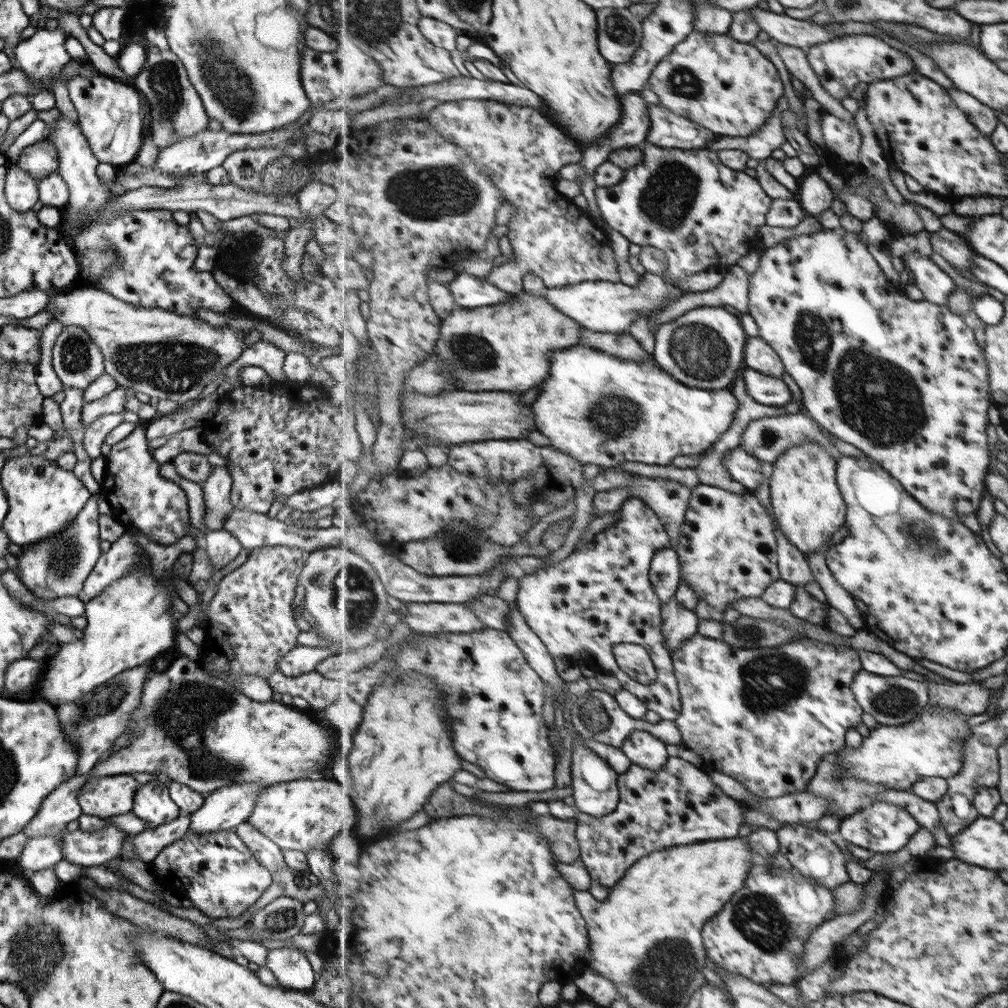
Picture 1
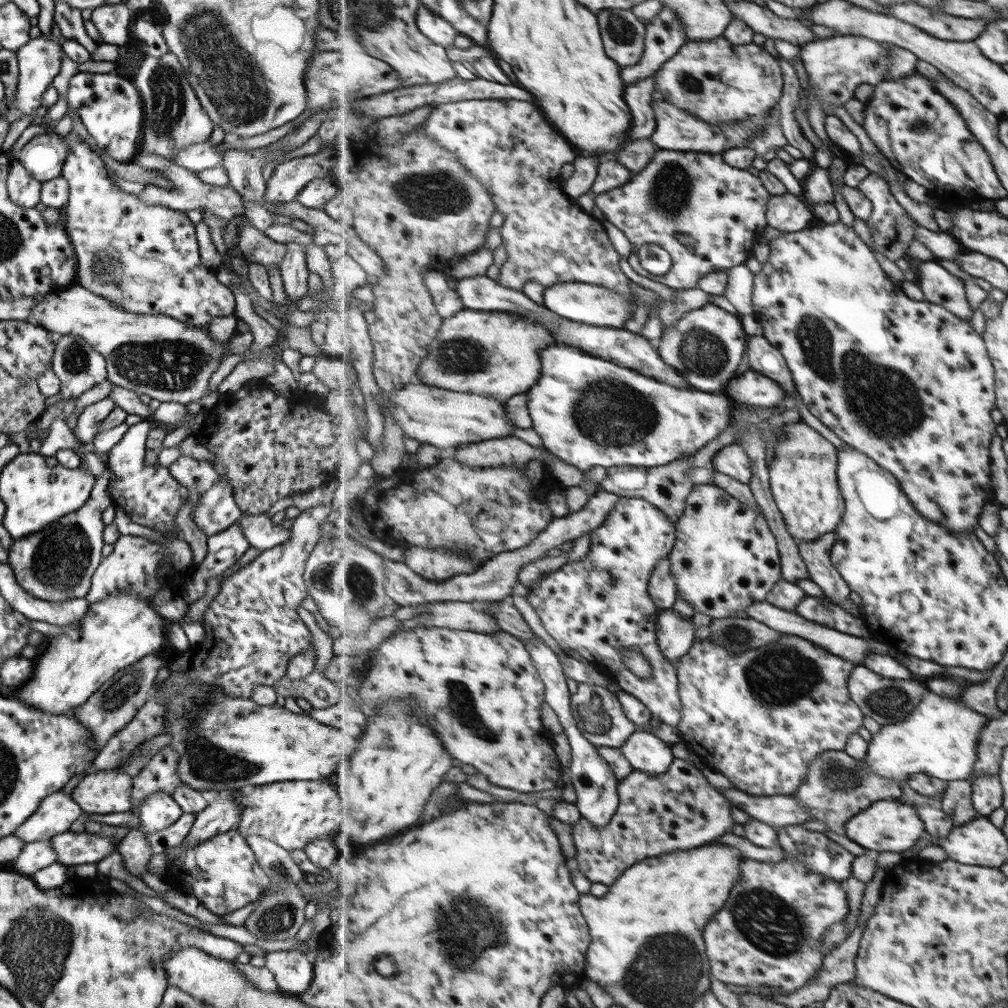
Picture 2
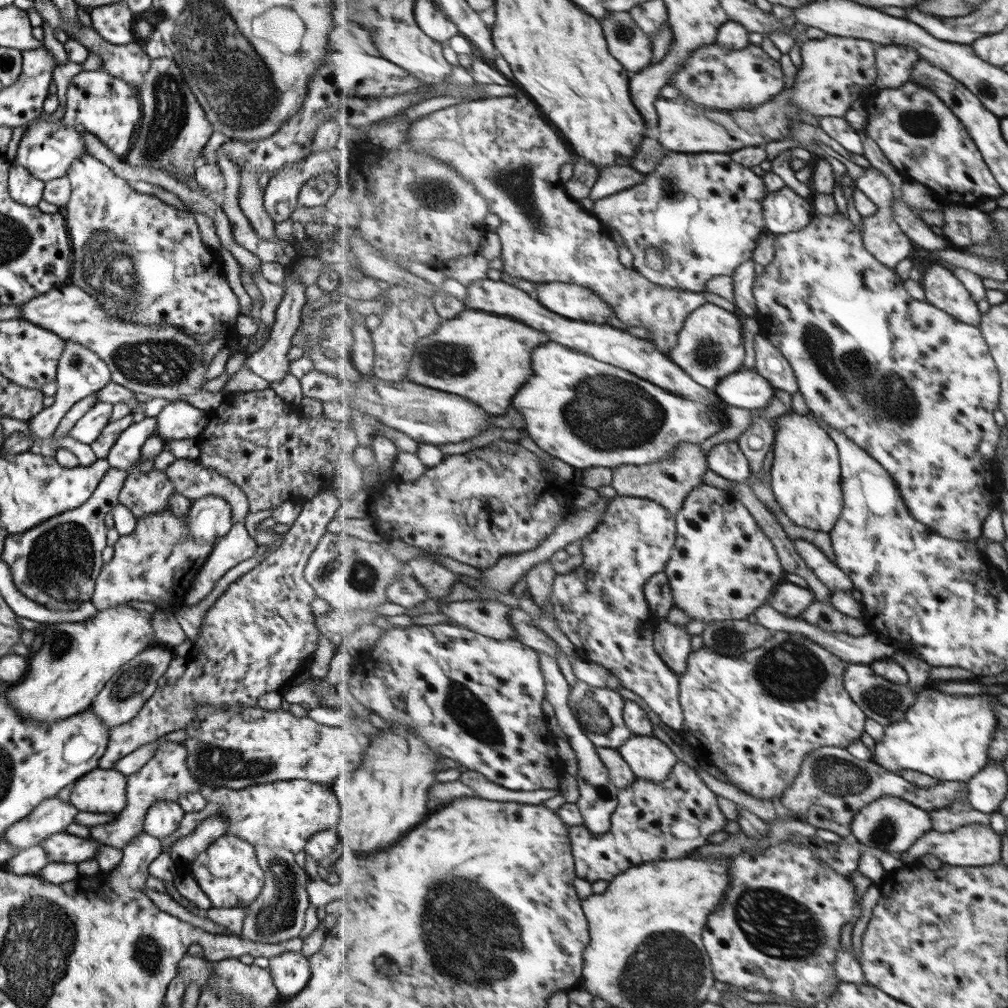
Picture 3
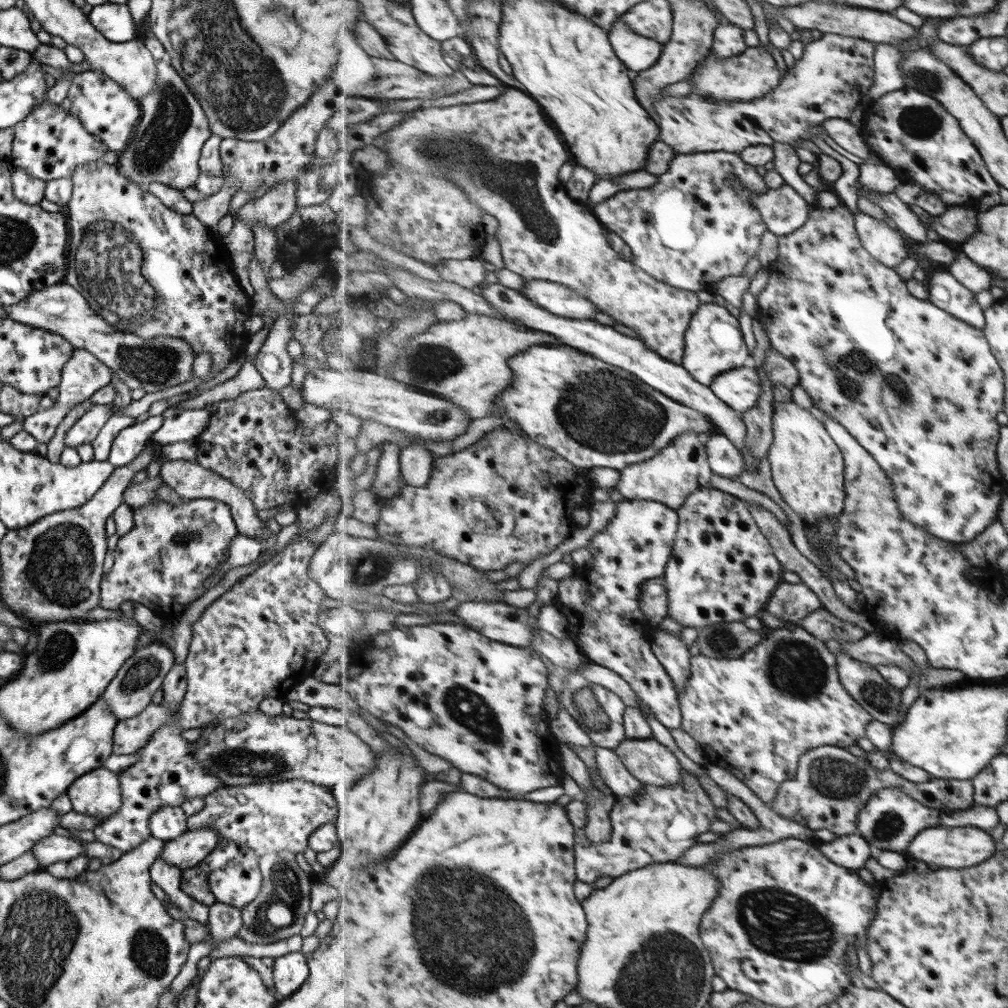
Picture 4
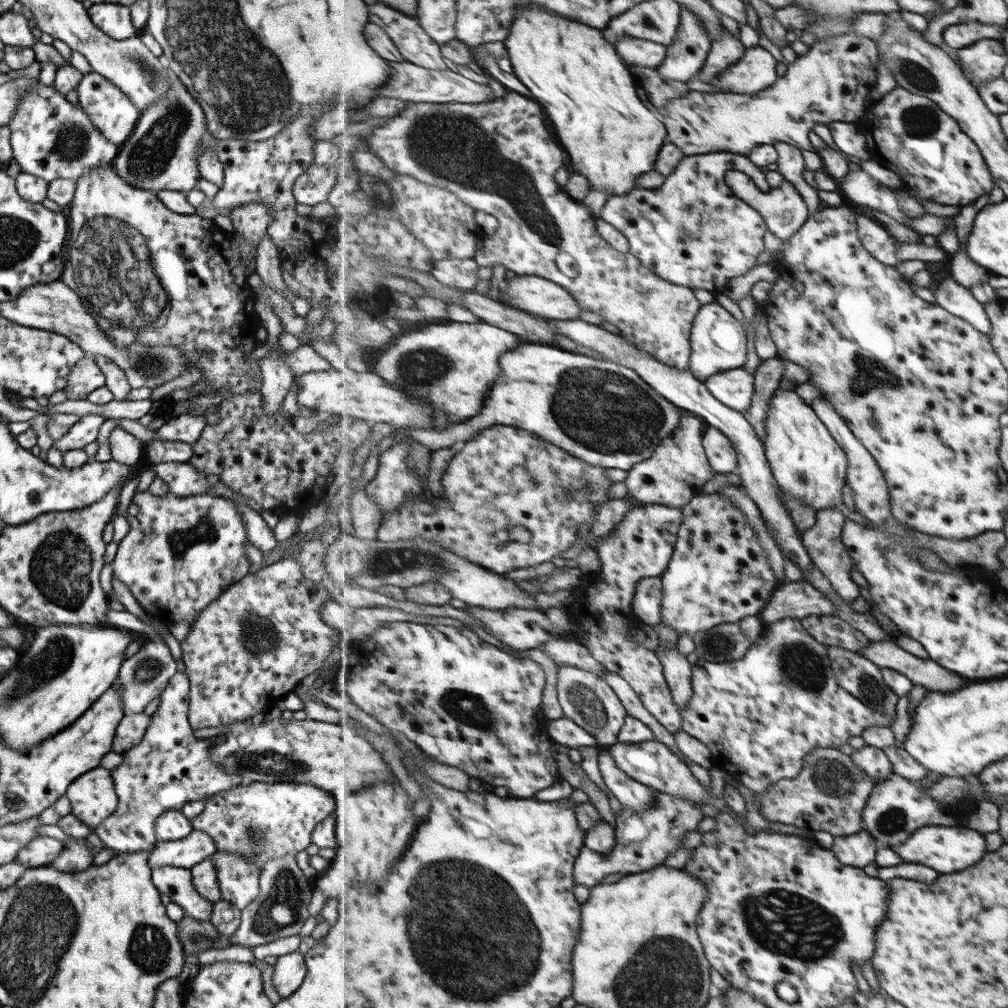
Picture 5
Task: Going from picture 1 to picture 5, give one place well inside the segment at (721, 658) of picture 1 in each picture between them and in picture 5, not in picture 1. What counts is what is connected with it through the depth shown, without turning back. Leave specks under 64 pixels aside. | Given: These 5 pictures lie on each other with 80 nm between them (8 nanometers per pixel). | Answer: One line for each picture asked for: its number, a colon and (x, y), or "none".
2: (761, 717)
3: (756, 717)
4: (756, 716)
5: (760, 716)

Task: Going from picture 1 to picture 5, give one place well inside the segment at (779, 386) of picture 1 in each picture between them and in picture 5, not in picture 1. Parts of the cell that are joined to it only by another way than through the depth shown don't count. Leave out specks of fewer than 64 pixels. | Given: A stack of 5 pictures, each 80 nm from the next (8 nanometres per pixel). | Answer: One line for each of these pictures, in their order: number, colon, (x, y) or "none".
2: (752, 388)
3: (746, 388)
4: (741, 389)
5: (736, 387)

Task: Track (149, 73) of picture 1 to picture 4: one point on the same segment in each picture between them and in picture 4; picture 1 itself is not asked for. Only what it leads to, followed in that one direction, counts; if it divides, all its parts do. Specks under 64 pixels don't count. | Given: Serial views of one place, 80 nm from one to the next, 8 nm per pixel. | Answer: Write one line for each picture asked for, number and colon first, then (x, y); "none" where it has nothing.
2: (172, 119)
3: (173, 129)
4: (165, 146)

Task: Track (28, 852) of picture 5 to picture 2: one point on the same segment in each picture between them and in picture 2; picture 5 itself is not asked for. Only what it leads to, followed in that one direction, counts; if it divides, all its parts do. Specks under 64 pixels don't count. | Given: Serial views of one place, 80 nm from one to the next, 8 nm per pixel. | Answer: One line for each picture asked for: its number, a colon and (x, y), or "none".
2: (70, 848)
3: (62, 847)
4: (50, 849)

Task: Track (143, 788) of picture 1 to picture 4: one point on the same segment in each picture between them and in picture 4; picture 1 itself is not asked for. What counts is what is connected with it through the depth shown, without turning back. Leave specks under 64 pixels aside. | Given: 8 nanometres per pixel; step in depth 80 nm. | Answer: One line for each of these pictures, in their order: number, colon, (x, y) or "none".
2: (158, 810)
3: (161, 819)
4: (166, 823)

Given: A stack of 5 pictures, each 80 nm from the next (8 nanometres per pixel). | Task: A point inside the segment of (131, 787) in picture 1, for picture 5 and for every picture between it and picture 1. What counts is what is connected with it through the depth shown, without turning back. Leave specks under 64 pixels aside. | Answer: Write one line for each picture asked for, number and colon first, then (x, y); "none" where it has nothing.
2: (99, 792)
3: (101, 791)
4: (96, 793)
5: (91, 796)

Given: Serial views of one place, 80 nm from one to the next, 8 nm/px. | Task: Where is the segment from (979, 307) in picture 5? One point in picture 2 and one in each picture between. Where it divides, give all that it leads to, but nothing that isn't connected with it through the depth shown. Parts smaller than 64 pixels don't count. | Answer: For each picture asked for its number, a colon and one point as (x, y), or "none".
2: (939, 286)
3: (942, 288)
4: (945, 290)

